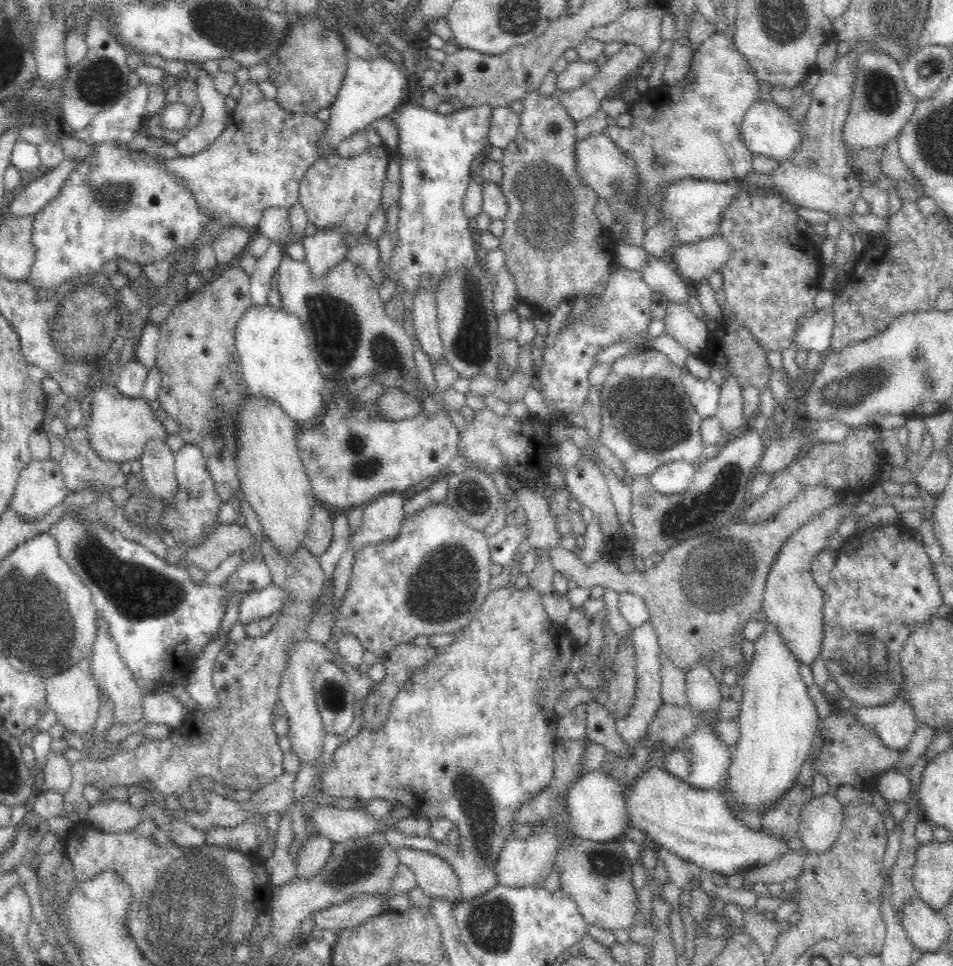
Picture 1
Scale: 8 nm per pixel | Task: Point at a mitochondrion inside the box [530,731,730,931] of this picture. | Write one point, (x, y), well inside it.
(602, 863)

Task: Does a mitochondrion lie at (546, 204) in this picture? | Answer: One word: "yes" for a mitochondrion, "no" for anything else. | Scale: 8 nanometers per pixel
yes

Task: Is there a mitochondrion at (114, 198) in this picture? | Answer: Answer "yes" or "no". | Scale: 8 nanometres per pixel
yes

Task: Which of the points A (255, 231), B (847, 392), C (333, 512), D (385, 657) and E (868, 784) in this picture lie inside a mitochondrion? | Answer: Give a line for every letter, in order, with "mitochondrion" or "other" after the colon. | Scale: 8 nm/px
A: other
B: mitochondrion
C: other
D: other
E: other

